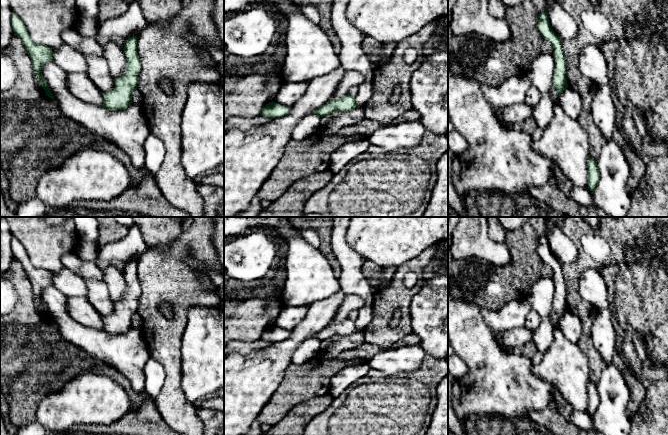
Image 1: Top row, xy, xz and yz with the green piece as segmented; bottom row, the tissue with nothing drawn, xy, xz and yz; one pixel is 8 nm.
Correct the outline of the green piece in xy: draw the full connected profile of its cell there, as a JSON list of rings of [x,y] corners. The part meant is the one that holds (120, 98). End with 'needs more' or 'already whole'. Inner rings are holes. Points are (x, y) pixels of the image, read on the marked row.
[[[137,36],[125,40],[124,53],[127,59],[125,72],[115,79],[115,87],[103,93],[101,107],[111,111],[124,110],[132,104],[132,93],[137,89],[137,78],[141,64],[137,53]]]; already whole

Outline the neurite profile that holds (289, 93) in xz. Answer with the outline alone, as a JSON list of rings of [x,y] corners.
[[[283,82],[273,102],[291,107],[304,95],[307,88],[308,82]]]

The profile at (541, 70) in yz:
[[[542,53],[532,60],[527,72],[529,80],[541,92],[541,100],[534,108],[532,116],[537,124],[537,129],[532,134],[533,141],[540,139],[553,117],[554,103],[550,90],[553,88],[554,68],[553,54]]]

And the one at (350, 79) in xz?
[[[346,70],[338,88],[330,100],[340,99],[341,97],[347,95],[350,88],[360,86],[366,81],[372,82],[373,74],[370,76],[365,76],[364,74],[356,71]]]

